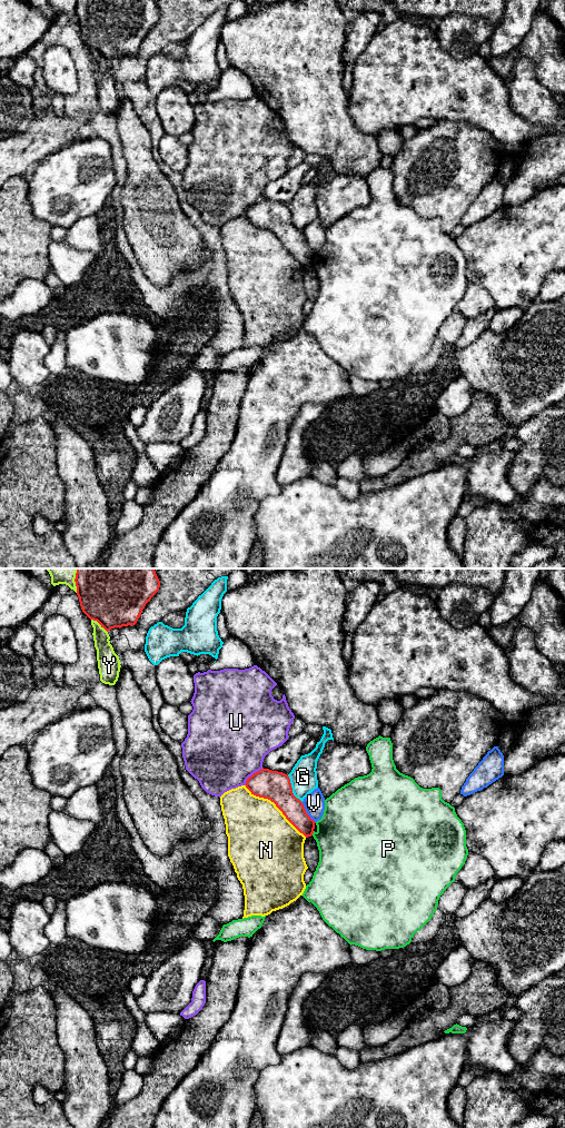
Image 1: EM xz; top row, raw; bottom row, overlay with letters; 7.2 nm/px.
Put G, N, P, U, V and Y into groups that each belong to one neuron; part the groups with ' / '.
G / N / P / U / V / Y

